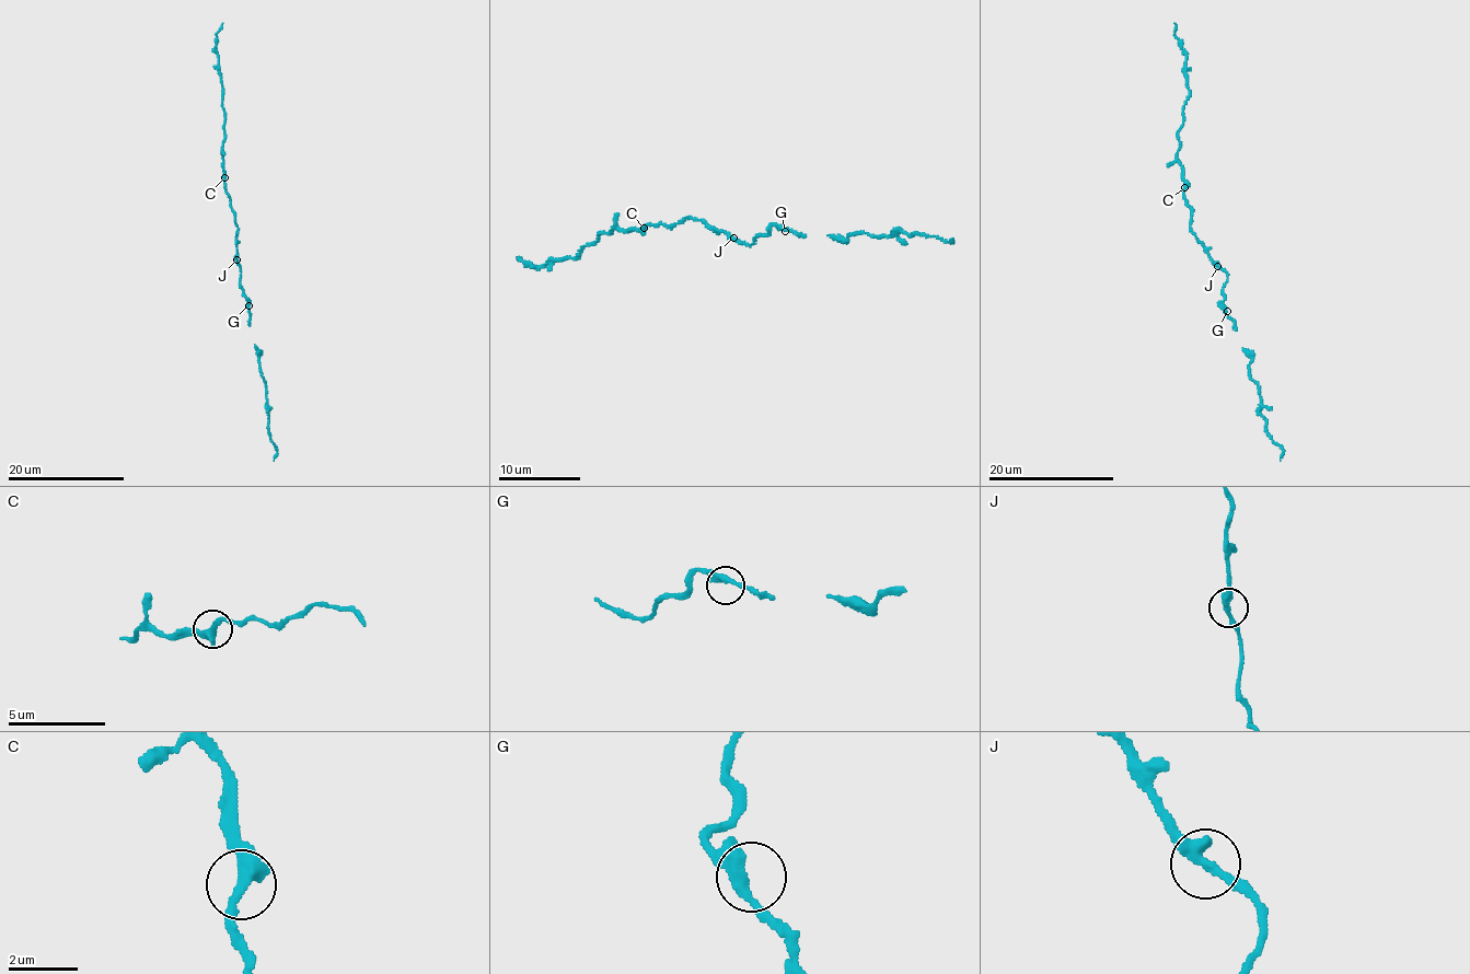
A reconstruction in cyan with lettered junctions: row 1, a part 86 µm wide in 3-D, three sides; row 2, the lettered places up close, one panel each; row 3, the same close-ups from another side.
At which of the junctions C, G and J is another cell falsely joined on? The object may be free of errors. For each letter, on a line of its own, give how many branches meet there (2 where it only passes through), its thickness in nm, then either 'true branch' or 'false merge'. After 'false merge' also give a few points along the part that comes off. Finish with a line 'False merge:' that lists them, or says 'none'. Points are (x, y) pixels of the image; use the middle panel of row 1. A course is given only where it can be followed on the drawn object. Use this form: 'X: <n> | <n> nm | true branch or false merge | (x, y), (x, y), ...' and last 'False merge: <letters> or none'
C: 2 | 340 nm | true branch
G: 2 | 340 nm | true branch
J: 2 | 340 nm | true branch
False merge: none

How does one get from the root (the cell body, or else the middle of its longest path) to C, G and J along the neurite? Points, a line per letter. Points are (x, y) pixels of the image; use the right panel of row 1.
C: (1207, 253), (1190, 230), (1190, 206), (1185, 201), (1184, 187)
G: (1207, 253), (1210, 259), (1227, 273), (1219, 305), (1227, 311)
J: (1207, 253), (1217, 266)

